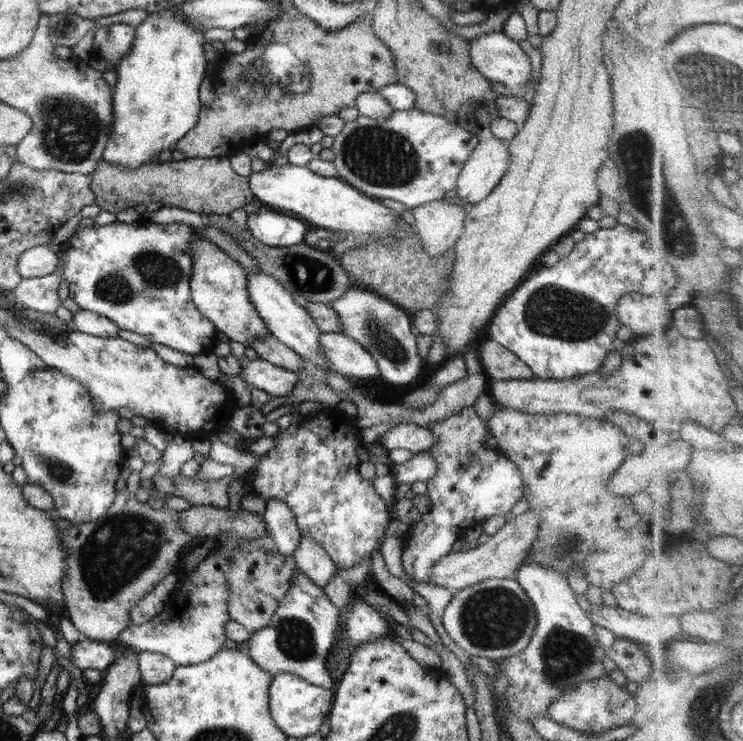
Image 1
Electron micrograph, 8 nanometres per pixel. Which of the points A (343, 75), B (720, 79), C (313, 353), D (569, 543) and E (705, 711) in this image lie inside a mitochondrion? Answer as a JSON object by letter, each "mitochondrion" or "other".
{"A":"other","B":"mitochondrion","C":"other","D":"mitochondrion","E":"mitochondrion"}

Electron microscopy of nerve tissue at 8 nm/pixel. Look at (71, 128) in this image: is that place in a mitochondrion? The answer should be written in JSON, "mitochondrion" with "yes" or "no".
{"mitochondrion":"yes"}

